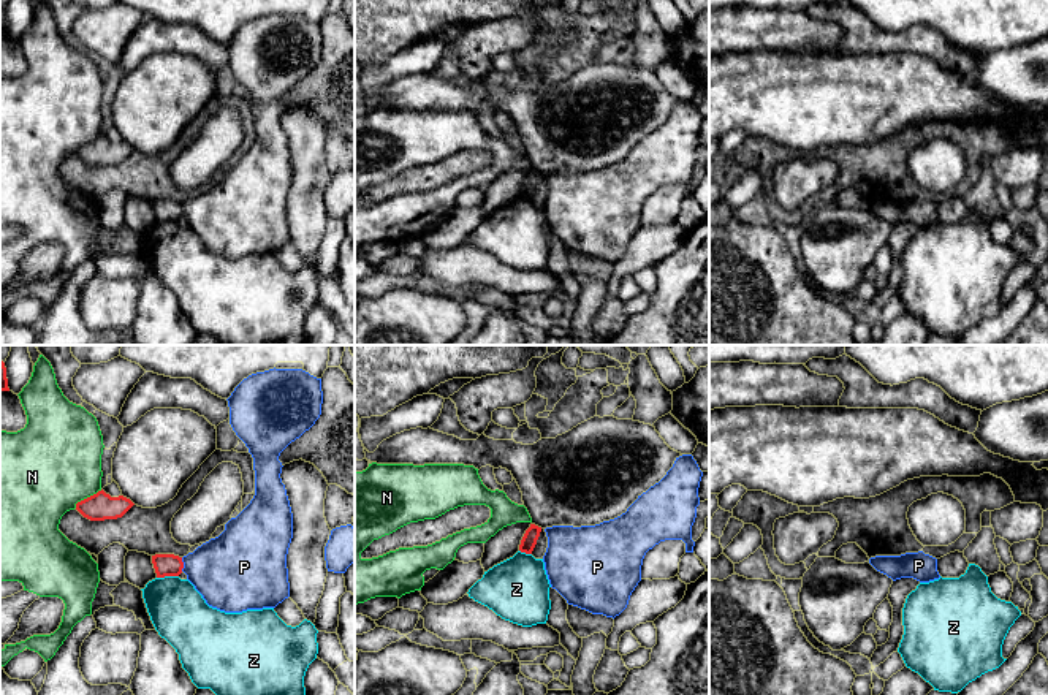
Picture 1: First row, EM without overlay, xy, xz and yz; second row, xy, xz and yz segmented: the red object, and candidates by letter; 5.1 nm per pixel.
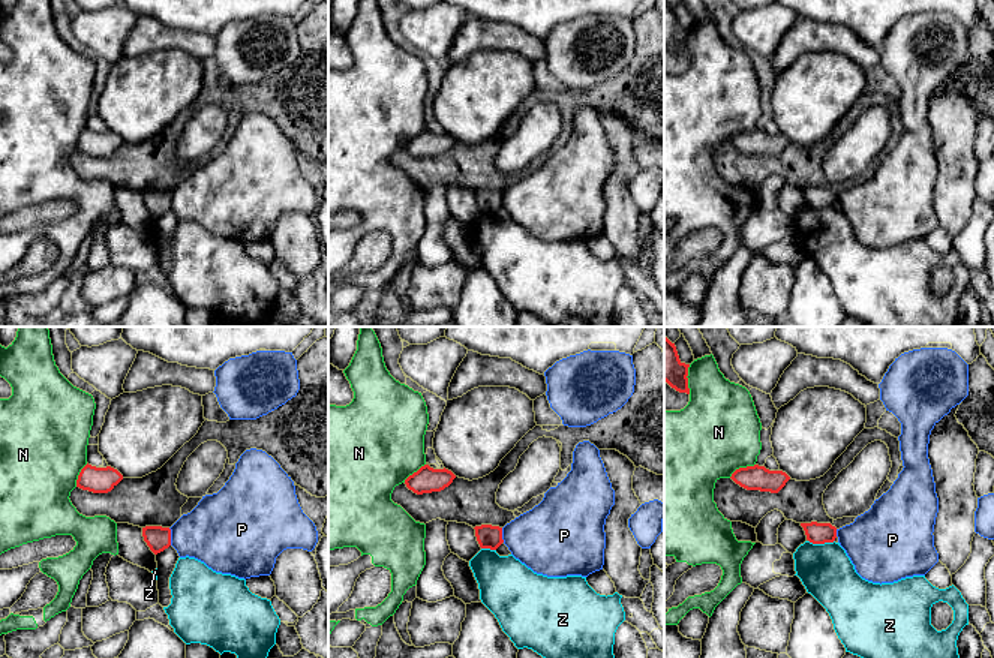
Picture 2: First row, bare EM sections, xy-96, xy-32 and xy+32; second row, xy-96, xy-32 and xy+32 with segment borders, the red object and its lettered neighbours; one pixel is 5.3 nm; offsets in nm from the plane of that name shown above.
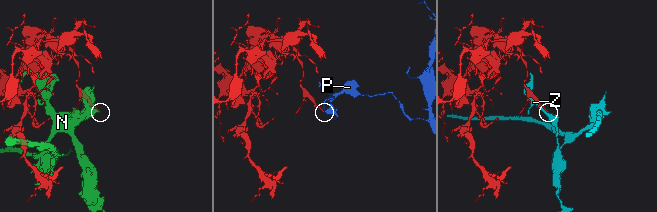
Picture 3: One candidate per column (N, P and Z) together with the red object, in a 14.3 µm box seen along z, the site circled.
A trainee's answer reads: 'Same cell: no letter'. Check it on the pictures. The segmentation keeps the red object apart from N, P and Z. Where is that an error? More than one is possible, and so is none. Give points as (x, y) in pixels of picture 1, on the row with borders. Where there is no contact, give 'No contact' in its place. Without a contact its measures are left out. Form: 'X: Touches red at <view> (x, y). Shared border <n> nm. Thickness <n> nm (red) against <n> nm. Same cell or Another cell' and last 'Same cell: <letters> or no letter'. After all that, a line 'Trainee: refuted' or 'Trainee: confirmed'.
N: Touches red at xy (87, 497). Shared border 170 nm. Thickness 140 nm (red) against 460 nm. Another cell
P: Touches red at xy (182, 564). Shared border 70 nm. Thickness 110 nm (red) against 380 nm. Another cell
Z: Touches red at xy (167, 575). Shared border 110 nm. Thickness 110 nm (red) against 280 nm. Another cell
Same cell: no letter
Trainee: confirmed

